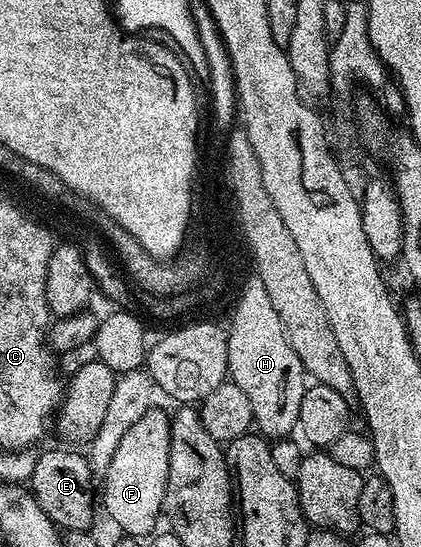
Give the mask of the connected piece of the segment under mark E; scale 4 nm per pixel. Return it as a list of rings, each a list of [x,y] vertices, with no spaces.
[[[48,449],[36,458],[30,492],[57,529],[88,531],[93,528],[91,526],[92,484],[94,484],[94,478],[88,466],[87,456],[83,452],[67,453],[64,449]]]

